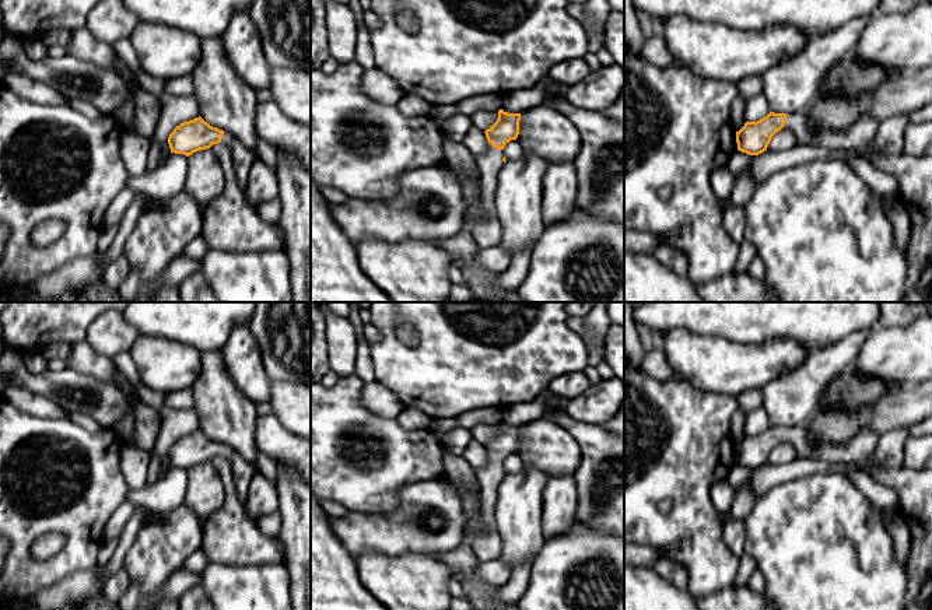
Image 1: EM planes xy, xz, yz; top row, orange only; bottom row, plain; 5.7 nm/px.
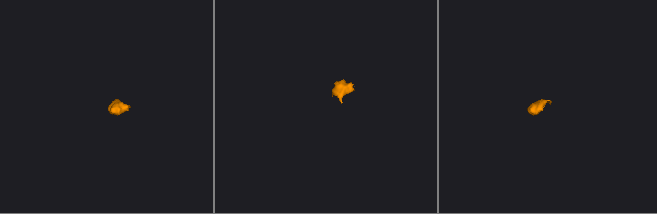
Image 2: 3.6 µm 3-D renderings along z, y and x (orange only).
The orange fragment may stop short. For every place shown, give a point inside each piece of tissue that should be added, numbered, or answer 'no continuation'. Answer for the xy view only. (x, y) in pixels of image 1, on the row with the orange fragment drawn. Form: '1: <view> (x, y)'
1: xy (242, 157)

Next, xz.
1: xz (486, 228)

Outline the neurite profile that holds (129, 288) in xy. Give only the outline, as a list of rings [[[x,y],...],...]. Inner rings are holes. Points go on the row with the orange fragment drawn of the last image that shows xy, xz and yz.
[[[130,270],[125,281],[116,290],[123,301],[132,301],[140,290],[140,277],[137,270]]]

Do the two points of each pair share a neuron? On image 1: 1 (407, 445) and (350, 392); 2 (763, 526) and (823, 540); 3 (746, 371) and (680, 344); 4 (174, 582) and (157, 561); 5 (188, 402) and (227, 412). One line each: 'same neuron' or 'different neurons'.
1: same neuron
2: same neuron
3: same neuron
4: different neurons
5: different neurons

